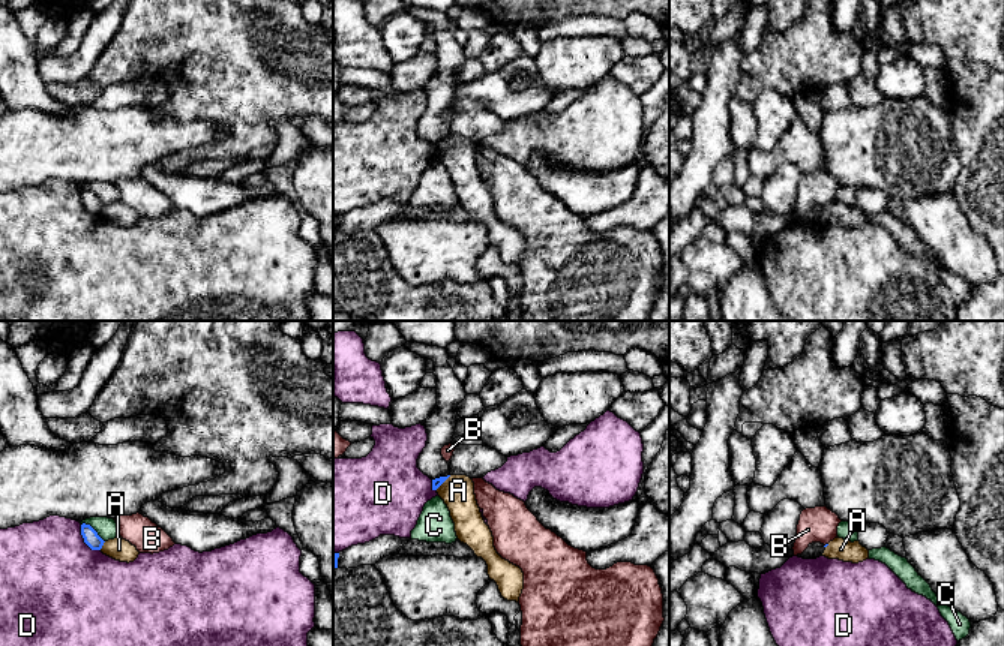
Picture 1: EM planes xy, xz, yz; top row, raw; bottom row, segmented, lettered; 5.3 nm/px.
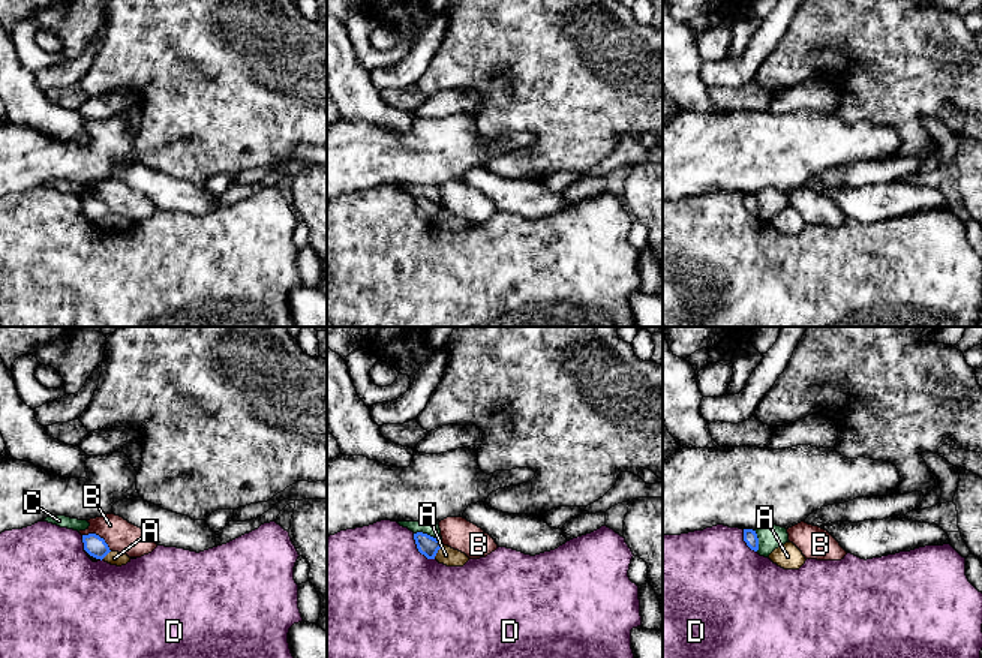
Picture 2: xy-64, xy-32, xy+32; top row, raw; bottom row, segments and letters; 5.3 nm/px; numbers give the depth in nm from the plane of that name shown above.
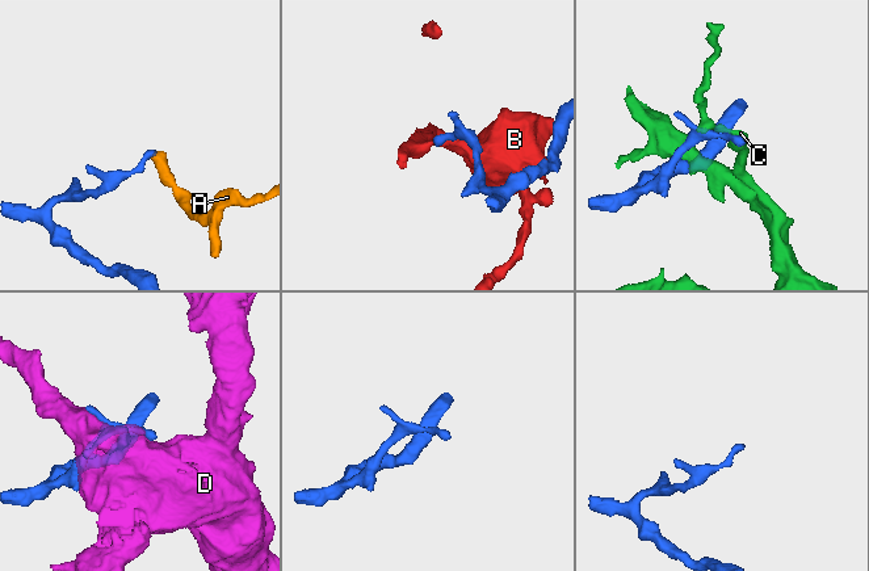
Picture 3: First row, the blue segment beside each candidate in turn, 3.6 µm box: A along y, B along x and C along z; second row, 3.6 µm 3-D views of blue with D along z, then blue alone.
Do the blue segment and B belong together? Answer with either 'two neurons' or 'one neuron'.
two neurons

